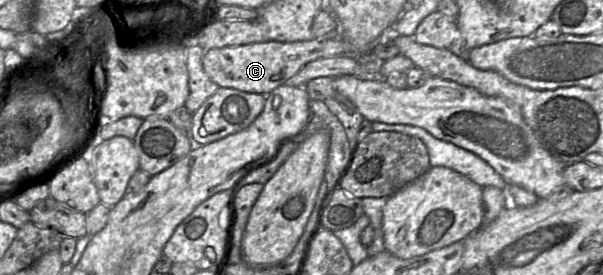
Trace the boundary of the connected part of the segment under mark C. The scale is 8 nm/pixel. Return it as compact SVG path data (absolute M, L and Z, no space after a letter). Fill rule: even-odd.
M343 38L311 39L308 41L265 41L241 46L213 48L205 52L203 70L219 87L234 88L247 93L268 95L284 84L305 64L318 58L352 54Z

